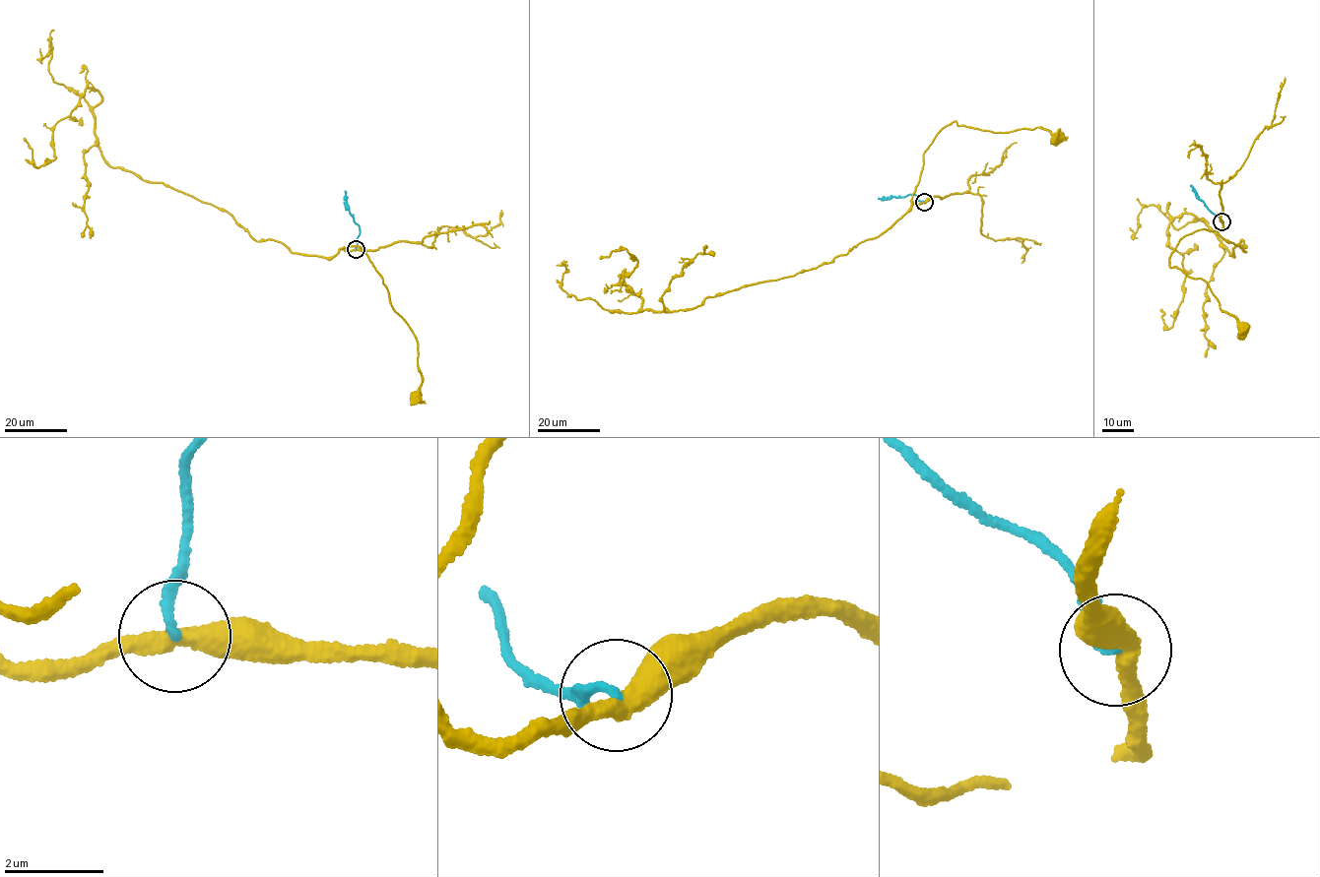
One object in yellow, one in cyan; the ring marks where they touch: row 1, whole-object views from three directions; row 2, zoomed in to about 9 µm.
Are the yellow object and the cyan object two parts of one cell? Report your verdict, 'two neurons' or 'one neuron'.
two neurons

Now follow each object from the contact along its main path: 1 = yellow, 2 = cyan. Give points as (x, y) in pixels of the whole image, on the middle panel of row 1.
1: (924, 202), (917, 204), (912, 200), (924, 153), (936, 134), (953, 122), (995, 133), (1039, 127), (1056, 138)
2: (924, 202), (910, 194), (878, 199)

